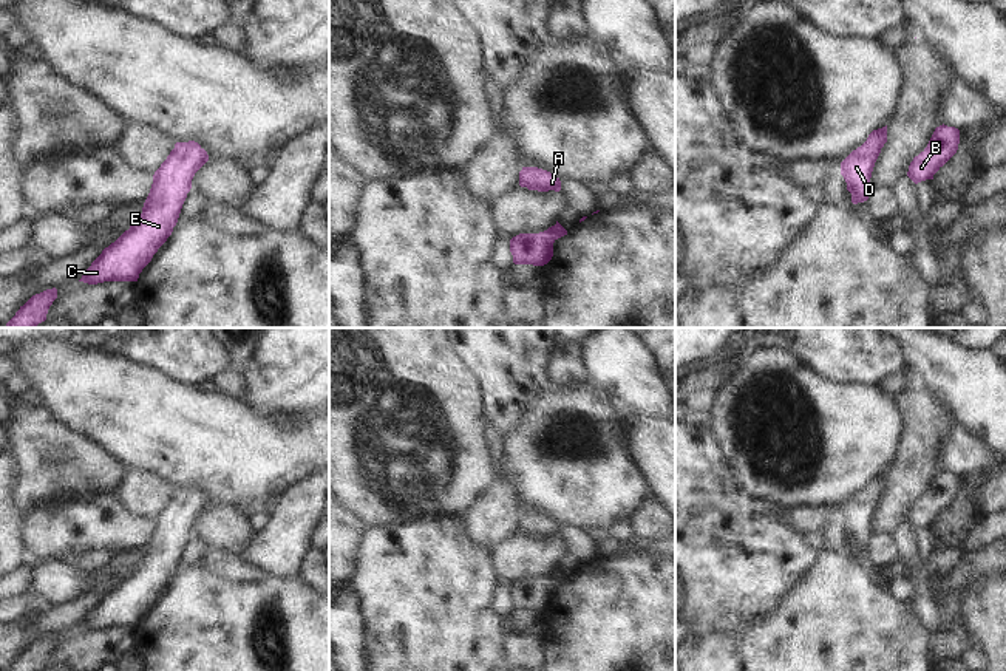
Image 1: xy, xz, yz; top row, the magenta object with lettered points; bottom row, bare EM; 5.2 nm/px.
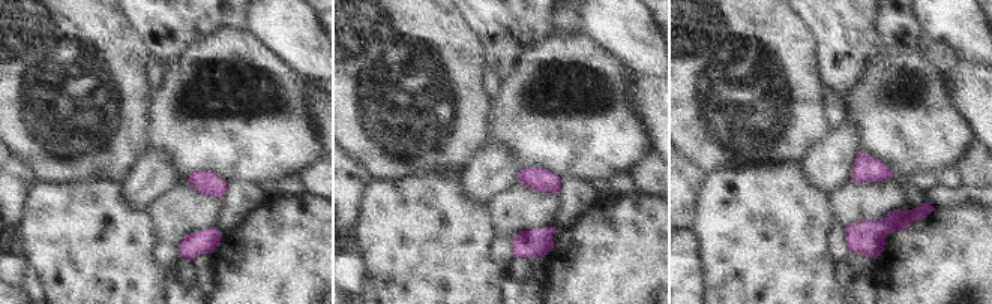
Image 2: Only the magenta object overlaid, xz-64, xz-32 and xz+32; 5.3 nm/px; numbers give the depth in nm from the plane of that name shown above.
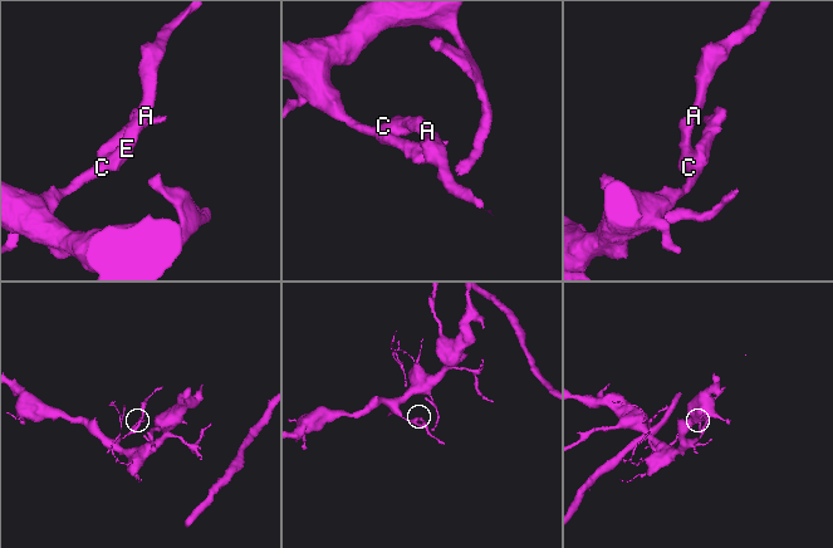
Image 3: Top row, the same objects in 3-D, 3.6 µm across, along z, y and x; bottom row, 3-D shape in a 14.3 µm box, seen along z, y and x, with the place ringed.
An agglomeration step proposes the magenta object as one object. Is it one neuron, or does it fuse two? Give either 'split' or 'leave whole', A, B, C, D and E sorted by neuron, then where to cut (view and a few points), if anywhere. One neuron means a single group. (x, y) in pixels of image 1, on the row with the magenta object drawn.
leave whole; groups A B C D E; cut none

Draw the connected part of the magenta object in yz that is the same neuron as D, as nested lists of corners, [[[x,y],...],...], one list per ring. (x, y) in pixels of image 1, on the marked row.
[[[887,125],[873,130],[867,141],[841,162],[841,175],[847,182],[847,190],[851,193],[853,204],[868,199],[872,172],[885,142]]]

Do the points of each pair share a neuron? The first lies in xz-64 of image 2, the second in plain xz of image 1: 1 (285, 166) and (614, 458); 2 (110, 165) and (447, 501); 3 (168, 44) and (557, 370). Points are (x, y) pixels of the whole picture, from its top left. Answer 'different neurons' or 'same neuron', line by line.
1: same neuron
2: same neuron
3: different neurons

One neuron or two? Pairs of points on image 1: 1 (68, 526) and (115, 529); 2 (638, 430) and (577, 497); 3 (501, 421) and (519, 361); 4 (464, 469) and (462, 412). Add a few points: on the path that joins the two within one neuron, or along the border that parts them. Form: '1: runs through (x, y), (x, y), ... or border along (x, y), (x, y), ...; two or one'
1: runs through (79, 524), (104, 524); one
2: border along (625, 418), (625, 450), (642, 476); two
3: runs through (507, 405), (507, 382), (512, 376); one
4: runs through (464, 455), (469, 449), (462, 442), (462, 425); one

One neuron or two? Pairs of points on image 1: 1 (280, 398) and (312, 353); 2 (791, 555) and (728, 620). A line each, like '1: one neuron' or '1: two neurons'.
1: one neuron
2: one neuron

